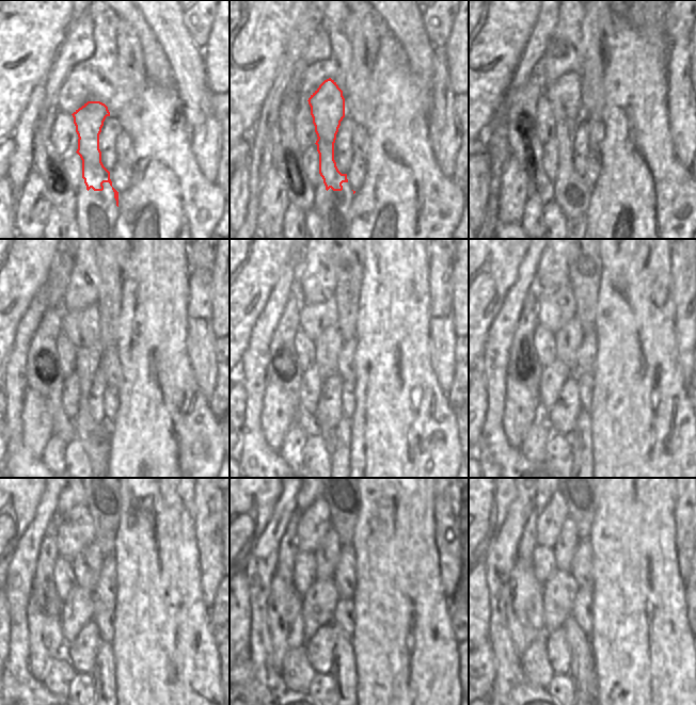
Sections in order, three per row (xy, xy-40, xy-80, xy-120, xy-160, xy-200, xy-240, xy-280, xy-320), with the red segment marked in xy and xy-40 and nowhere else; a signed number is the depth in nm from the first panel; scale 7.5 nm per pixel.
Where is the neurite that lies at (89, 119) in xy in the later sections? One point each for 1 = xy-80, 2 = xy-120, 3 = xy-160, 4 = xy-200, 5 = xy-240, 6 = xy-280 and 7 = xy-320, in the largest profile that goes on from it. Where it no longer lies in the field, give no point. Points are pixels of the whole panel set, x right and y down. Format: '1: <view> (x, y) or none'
1: xy-80 (564, 95)
2: xy-120 (81, 326)
3: xy-160 (315, 319)
4: xy-200 (554, 310)
5: xy-240 (75, 532)
6: xy-280 (313, 525)
7: xy-320 (550, 519)

